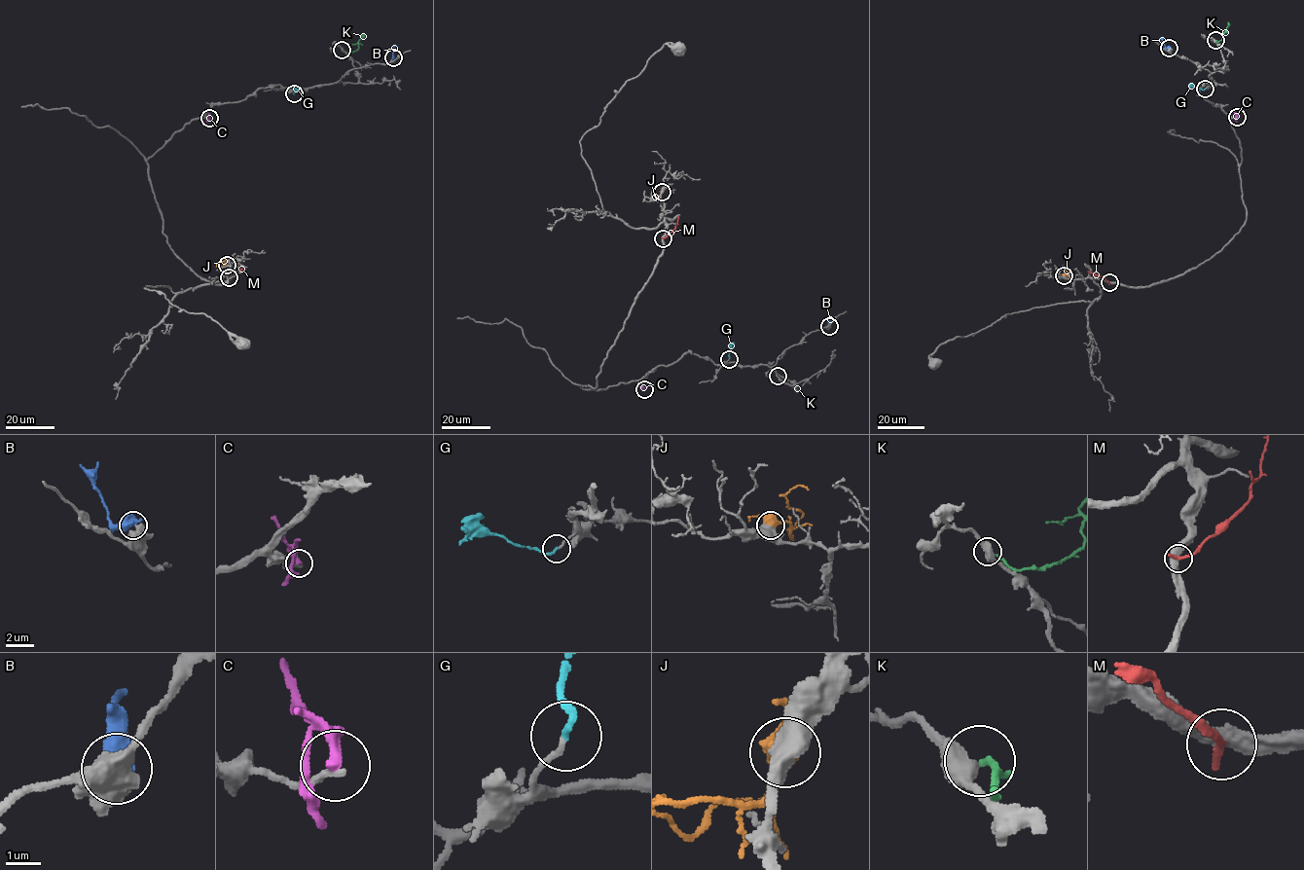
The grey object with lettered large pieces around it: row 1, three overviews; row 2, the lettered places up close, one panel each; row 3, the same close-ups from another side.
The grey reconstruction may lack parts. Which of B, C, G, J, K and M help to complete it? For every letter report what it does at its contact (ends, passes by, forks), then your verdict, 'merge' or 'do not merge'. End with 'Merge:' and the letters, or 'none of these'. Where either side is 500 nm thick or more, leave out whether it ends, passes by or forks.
B: do not merge
C: it passes by; do not merge
G: it ends; merge
J: do not merge
K: it ends; do not merge
M: it ends; do not merge
Merge: G

